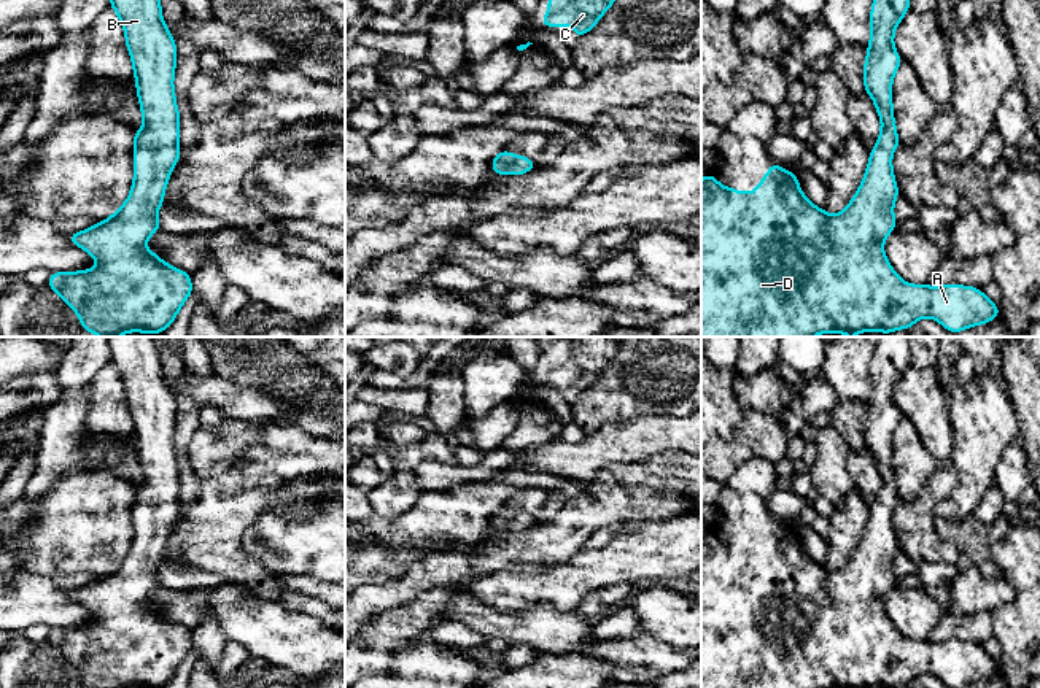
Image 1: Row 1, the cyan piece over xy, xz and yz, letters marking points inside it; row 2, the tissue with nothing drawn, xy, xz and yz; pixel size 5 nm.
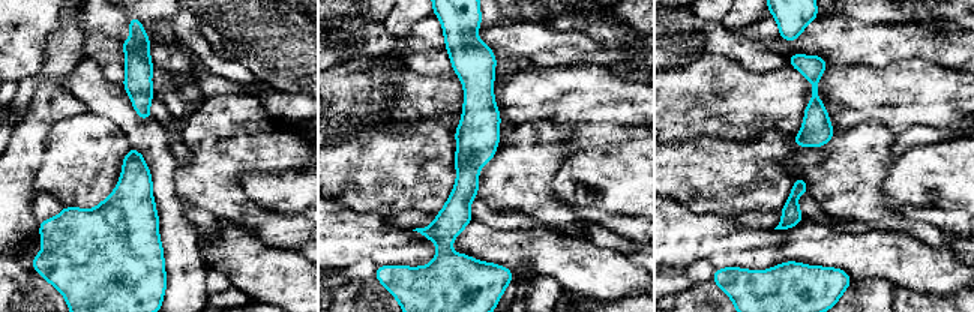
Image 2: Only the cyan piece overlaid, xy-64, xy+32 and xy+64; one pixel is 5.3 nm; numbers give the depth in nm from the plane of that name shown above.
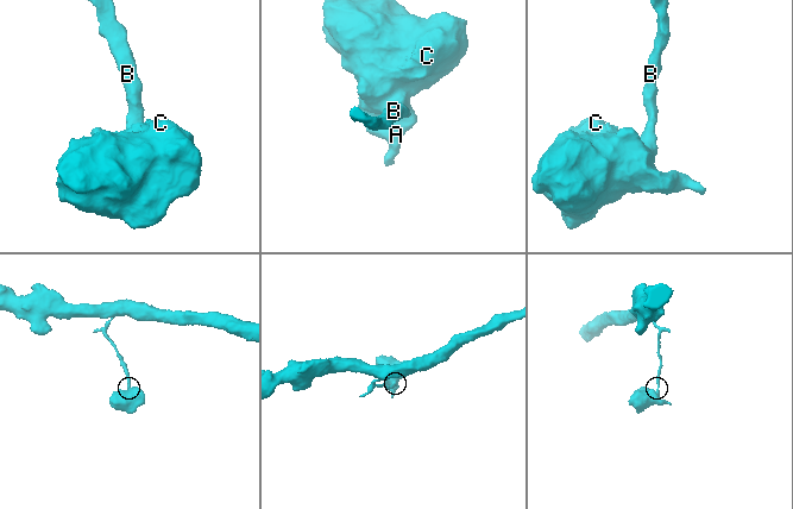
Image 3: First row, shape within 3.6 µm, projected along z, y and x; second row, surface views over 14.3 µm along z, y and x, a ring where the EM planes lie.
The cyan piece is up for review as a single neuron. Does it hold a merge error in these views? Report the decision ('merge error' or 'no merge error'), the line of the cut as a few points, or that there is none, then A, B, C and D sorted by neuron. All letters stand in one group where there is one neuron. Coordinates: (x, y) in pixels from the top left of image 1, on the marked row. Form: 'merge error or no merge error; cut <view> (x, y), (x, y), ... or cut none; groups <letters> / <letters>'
no merge error; cut none; groups A B C D

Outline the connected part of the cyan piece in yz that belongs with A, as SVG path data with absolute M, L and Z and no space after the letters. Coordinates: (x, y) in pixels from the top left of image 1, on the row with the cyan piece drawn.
M873 0L870 11L870 43L863 62L863 87L873 99L881 132L870 149L862 184L840 215L829 215L813 205L801 192L795 172L787 172L774 160L754 192L724 187L712 173L701 180L701 337L813 337L838 332L854 337L878 330L891 334L908 330L916 321L932 318L949 332L986 324L1000 318L981 289L956 283L940 288L903 281L884 254L884 240L897 227L894 203L898 187L894 178L892 153L900 146L892 106L892 81L902 57L894 48L894 32L910 11L910 0Z

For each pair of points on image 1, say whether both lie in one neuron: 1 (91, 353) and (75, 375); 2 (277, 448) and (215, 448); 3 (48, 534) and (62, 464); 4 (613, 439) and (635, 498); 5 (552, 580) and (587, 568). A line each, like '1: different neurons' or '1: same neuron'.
1: same neuron
2: same neuron
3: different neurons
4: different neurons
5: same neuron

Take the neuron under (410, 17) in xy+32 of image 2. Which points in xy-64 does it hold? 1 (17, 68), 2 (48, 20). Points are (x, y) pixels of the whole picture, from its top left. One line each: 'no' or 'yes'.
1: no
2: no

